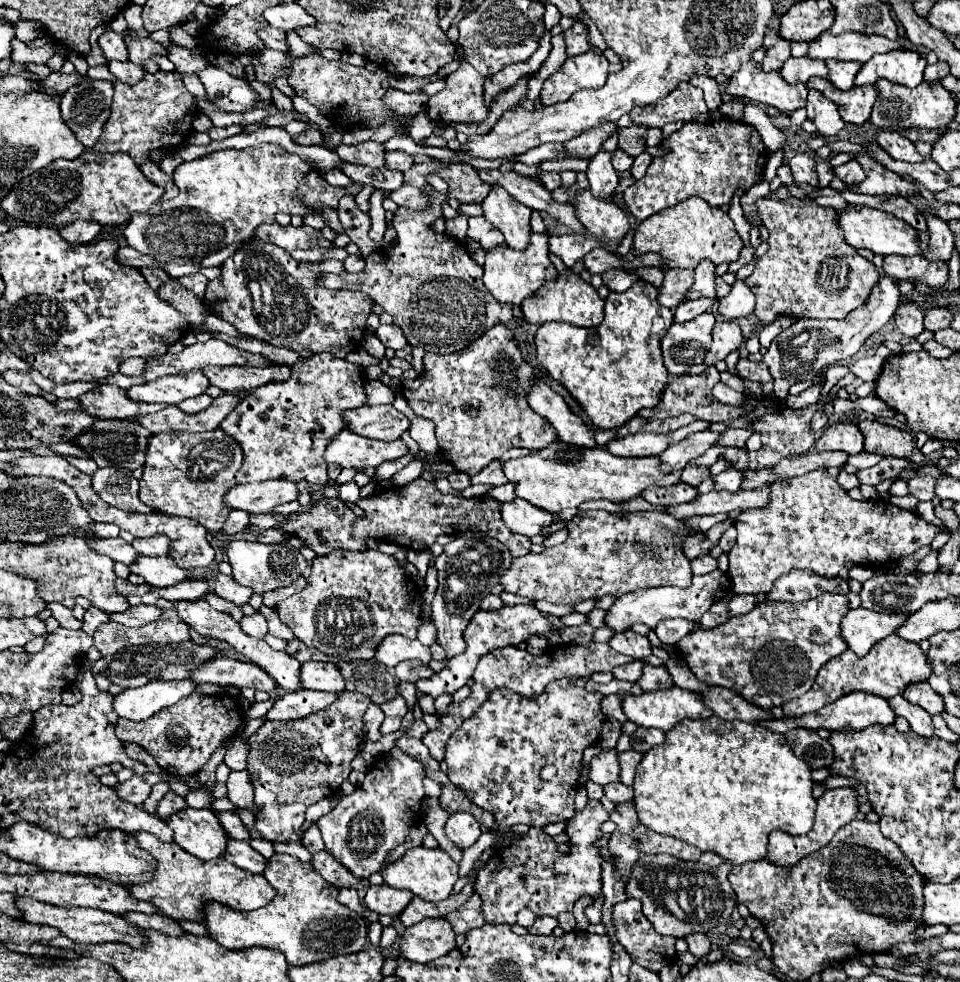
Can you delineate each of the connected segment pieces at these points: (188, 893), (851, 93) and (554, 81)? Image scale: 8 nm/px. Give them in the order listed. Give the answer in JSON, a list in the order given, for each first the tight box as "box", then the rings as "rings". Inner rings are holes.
[{"box":[128,832,276,922],"rings":[[[136,832],[136,836],[128,836],[128,838],[134,838],[136,844],[140,848],[146,848],[146,852],[150,852],[152,858],[156,860],[154,876],[144,884],[130,884],[128,886],[130,894],[138,900],[152,902],[170,918],[200,922],[204,916],[200,908],[208,900],[218,900],[234,910],[256,910],[266,906],[276,894],[276,890],[270,888],[268,880],[262,874],[252,876],[250,872],[238,868],[236,864],[228,864],[224,858],[204,862],[200,858],[190,856],[176,844],[166,844],[158,840],[150,832]]]},{"box":[806,78,878,124],"rings":[[[812,78],[806,86],[822,92],[828,100],[838,104],[842,120],[850,124],[864,124],[870,118],[872,106],[878,96],[874,86],[854,86],[852,90],[842,92],[826,78]]]},{"box":[540,52,610,106],"rings":[[[592,52],[566,58],[566,62],[544,82],[540,102],[544,106],[566,102],[580,88],[602,88],[606,84],[610,62]]]}]

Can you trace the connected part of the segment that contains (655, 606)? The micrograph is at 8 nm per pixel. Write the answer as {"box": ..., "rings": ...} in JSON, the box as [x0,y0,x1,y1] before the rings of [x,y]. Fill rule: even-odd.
{"box":[606,570,732,632],"rings":[[[714,570],[710,574],[704,576],[694,576],[692,578],[692,586],[690,588],[676,588],[676,586],[664,586],[664,588],[648,588],[648,590],[638,590],[632,594],[624,594],[620,598],[614,600],[614,604],[608,608],[606,612],[606,626],[616,630],[616,632],[624,632],[634,624],[648,624],[650,628],[656,628],[656,624],[660,620],[666,618],[686,618],[686,620],[694,620],[698,622],[702,618],[702,614],[718,600],[726,598],[728,592],[732,590],[730,580],[724,572]]]}

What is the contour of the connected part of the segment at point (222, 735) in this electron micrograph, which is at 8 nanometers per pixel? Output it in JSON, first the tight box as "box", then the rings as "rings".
{"box":[116,694,242,776],"rings":[[[192,694],[180,700],[180,704],[164,708],[144,722],[128,722],[120,718],[116,724],[116,736],[122,742],[140,744],[158,762],[158,766],[172,776],[196,774],[210,760],[210,754],[220,746],[220,742],[234,738],[242,724],[238,700],[222,694],[220,712],[216,710],[216,696]]]}

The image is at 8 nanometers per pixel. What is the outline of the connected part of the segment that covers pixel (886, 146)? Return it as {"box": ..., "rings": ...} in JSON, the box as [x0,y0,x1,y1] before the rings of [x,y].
{"box":[878,132,926,162],"rings":[[[878,132],[878,144],[894,160],[902,160],[902,162],[924,162],[926,160],[922,154],[916,152],[914,144],[908,138],[904,138],[900,132]]]}

